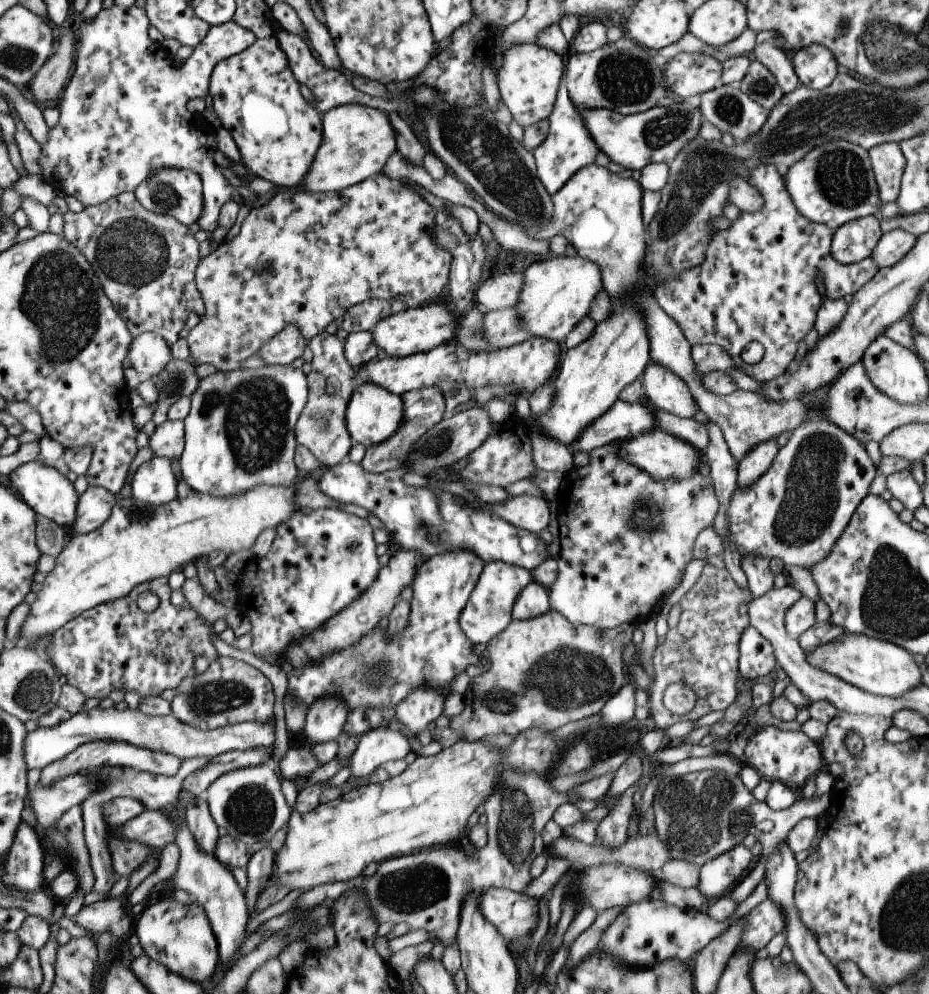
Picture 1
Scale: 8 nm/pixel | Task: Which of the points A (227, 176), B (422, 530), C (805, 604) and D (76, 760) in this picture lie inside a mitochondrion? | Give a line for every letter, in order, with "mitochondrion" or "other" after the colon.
A: other
B: mitochondrion
C: other
D: other

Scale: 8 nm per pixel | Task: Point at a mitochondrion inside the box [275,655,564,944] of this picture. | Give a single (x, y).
(410, 891)

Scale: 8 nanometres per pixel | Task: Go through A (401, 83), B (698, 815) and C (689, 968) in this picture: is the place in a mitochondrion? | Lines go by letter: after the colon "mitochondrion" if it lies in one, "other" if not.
A: other
B: mitochondrion
C: other

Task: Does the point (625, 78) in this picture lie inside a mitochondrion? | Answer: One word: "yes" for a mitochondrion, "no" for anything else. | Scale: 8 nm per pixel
yes

